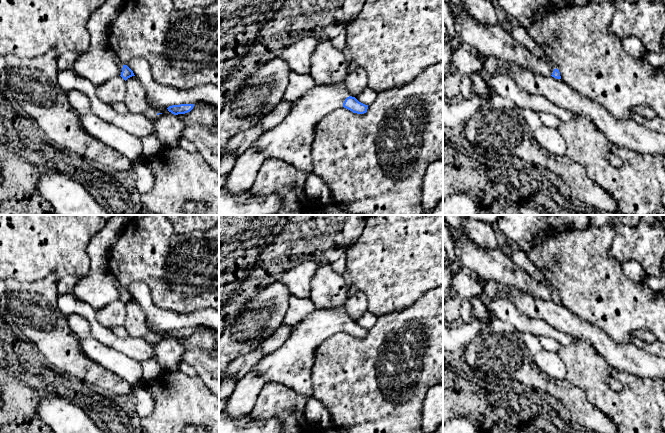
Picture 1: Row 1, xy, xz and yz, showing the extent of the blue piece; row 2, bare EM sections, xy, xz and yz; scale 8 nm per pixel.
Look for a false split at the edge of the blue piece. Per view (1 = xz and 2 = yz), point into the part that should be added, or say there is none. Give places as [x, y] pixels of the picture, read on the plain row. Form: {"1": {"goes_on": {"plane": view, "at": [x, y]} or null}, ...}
{"1": {"goes_on": {"plane": "xz", "at": [291, 364]}}, "2": {"goes_on": {"plane": "yz", "at": [495, 267]}}}

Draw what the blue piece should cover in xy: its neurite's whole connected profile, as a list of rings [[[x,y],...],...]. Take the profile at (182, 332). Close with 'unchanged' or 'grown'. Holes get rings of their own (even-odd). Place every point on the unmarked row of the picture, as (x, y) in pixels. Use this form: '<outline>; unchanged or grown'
[[[180,328],[180,329],[172,329],[167,333],[174,339],[185,338],[190,336],[194,331],[194,328]]]; unchanged

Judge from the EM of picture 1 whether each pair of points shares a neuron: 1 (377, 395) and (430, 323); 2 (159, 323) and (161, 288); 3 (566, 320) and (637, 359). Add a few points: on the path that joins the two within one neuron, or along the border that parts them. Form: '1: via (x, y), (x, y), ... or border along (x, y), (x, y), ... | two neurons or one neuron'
1: via (386, 376), (416, 347), (416, 341), (419, 339) | one neuron
2: border along (148, 288), (151, 300), (155, 305), (183, 314) | two neurons
3: via (584, 331), (591, 334), (610, 351), (619, 356) | one neuron

